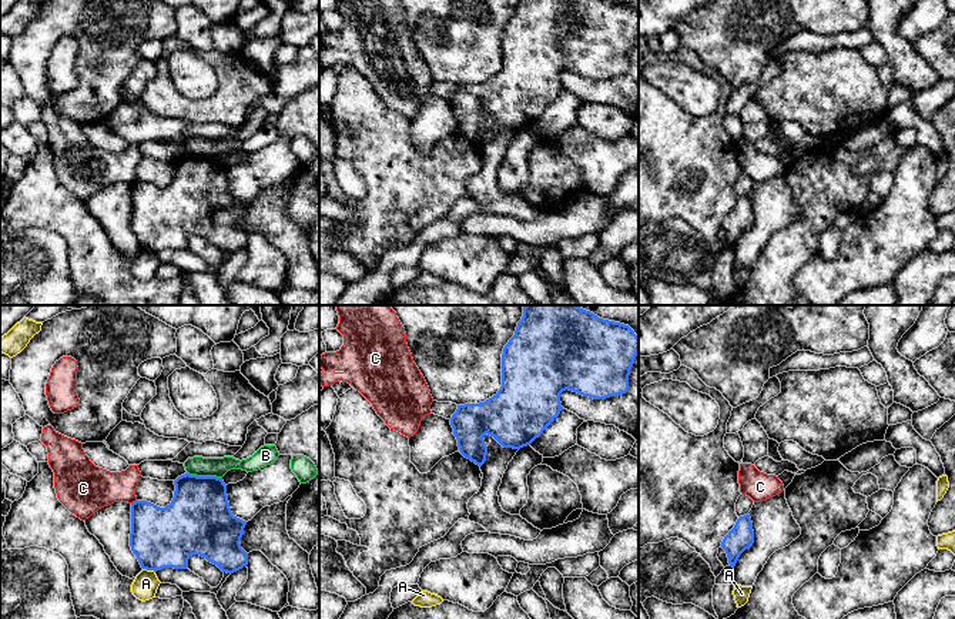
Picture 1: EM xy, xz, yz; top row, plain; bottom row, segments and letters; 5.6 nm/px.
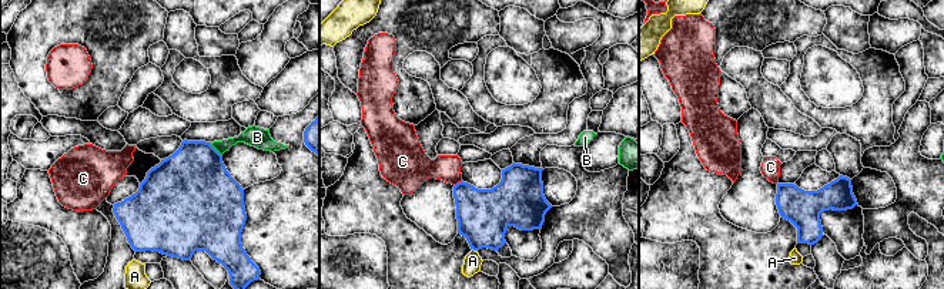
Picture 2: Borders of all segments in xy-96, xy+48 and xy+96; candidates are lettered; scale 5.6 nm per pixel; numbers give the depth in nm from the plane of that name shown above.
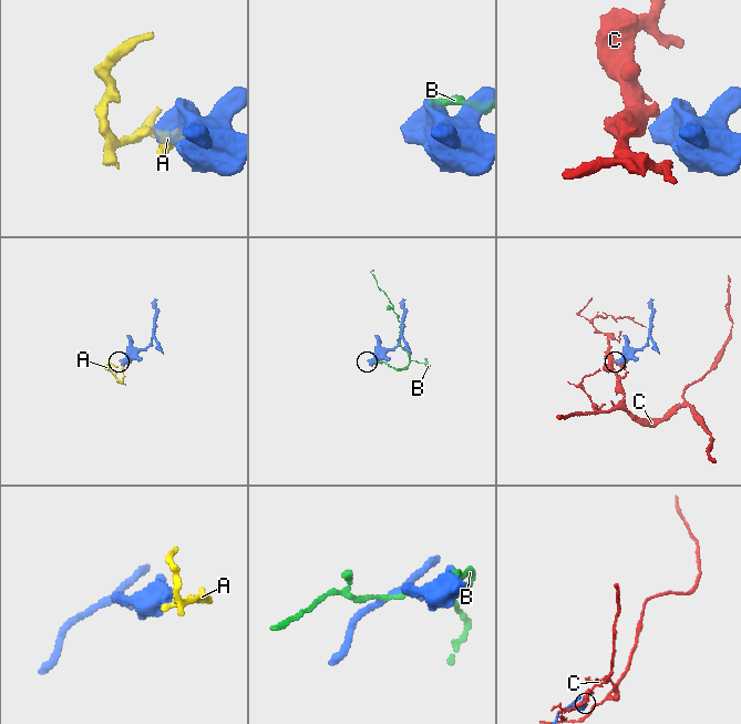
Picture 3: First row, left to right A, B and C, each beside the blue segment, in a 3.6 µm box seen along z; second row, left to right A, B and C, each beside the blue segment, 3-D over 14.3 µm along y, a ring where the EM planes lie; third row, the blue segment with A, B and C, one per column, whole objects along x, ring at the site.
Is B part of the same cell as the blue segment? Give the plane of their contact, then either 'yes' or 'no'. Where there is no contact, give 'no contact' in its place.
contact in xy; no

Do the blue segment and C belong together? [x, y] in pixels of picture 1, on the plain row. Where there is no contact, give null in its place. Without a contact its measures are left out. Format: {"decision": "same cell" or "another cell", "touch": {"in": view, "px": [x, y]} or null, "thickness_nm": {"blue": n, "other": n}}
{"decision": "another cell", "touch": {"in": "xy", "px": [133, 183]}, "thickness_nm": {"blue": 340, "other": 260}}

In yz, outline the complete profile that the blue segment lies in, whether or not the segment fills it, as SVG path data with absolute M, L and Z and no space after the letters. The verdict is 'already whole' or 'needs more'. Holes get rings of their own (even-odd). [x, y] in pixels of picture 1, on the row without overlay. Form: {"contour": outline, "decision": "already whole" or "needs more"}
{"contour": "M750 195L740 197L734 208L724 217L721 228L726 231L730 247L735 247L740 235L754 224L754 211Z", "decision": "already whole"}

